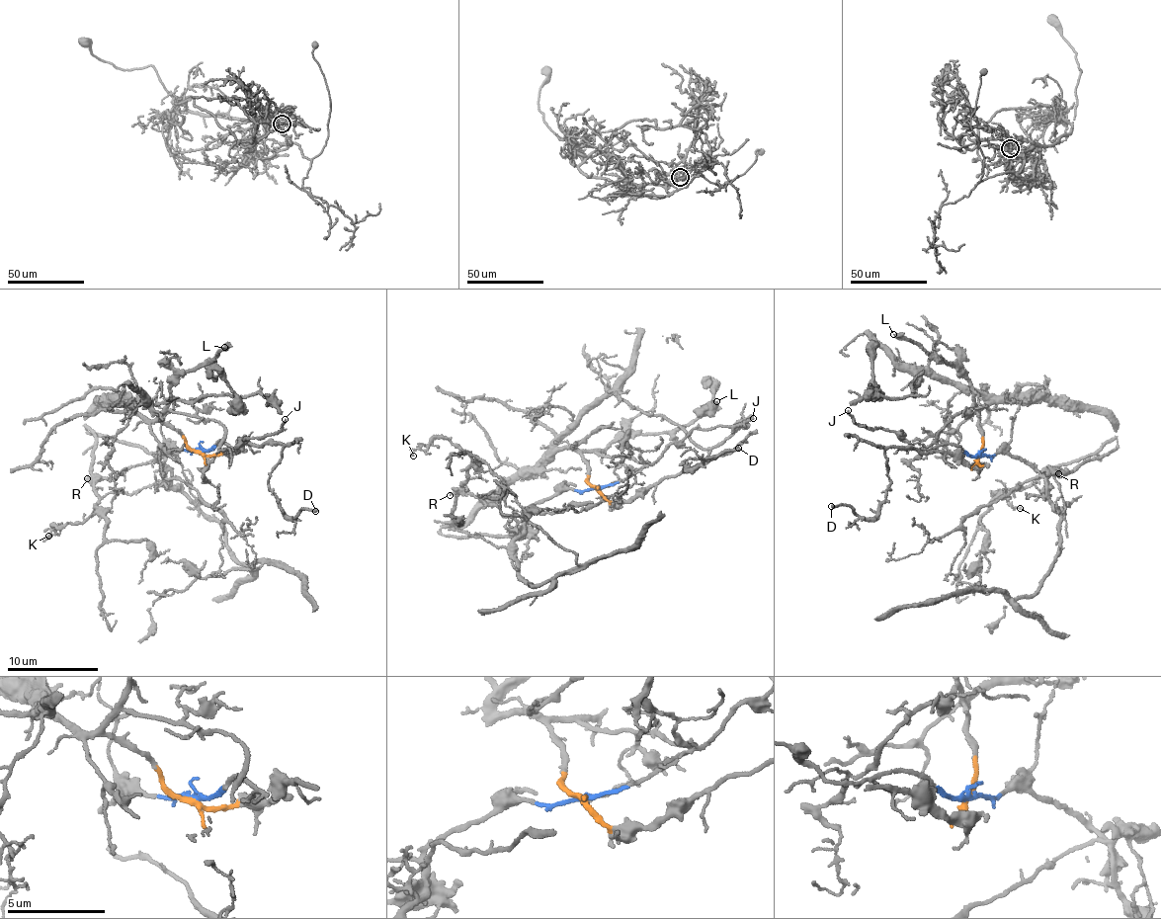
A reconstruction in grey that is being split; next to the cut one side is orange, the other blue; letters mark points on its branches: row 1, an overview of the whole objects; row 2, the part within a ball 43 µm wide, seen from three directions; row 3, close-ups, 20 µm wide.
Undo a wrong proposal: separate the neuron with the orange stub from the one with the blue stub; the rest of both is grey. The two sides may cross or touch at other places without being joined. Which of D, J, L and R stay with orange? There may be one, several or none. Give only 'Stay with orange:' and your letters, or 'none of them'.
Stay with orange: D, L

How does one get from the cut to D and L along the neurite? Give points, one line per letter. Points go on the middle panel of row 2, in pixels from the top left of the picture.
D: (596, 486), (608, 499), (624, 503), (714, 457), (681, 463), (685, 469), (739, 447)
L: (596, 486), (590, 485), (582, 453), (636, 435), (670, 433), (685, 427), (714, 408), (717, 401)

